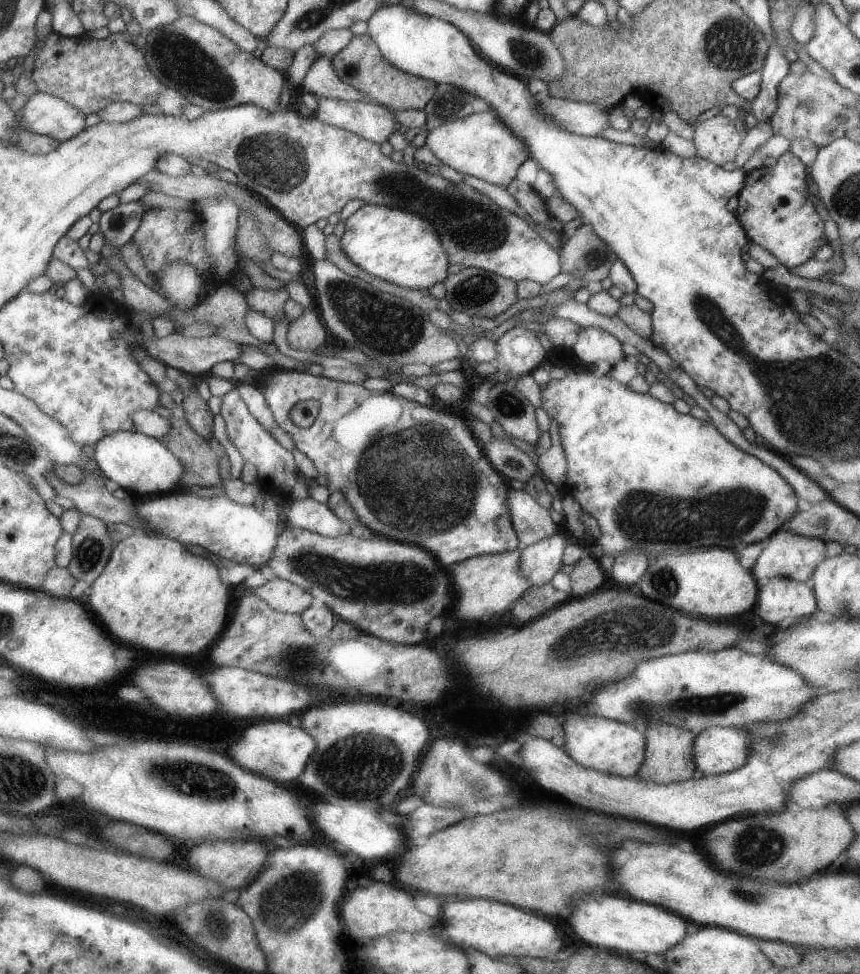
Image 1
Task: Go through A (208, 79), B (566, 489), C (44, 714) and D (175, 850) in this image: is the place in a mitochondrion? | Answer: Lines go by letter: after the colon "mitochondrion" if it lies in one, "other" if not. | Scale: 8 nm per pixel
A: mitochondrion
B: other
C: other
D: other

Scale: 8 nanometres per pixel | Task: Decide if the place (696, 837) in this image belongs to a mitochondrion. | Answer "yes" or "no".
no

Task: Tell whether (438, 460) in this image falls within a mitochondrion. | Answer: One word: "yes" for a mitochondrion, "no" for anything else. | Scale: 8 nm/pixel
yes

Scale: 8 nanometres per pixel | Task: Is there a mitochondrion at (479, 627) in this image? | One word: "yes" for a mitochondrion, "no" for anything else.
no

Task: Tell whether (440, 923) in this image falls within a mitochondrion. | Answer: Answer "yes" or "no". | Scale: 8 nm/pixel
no

